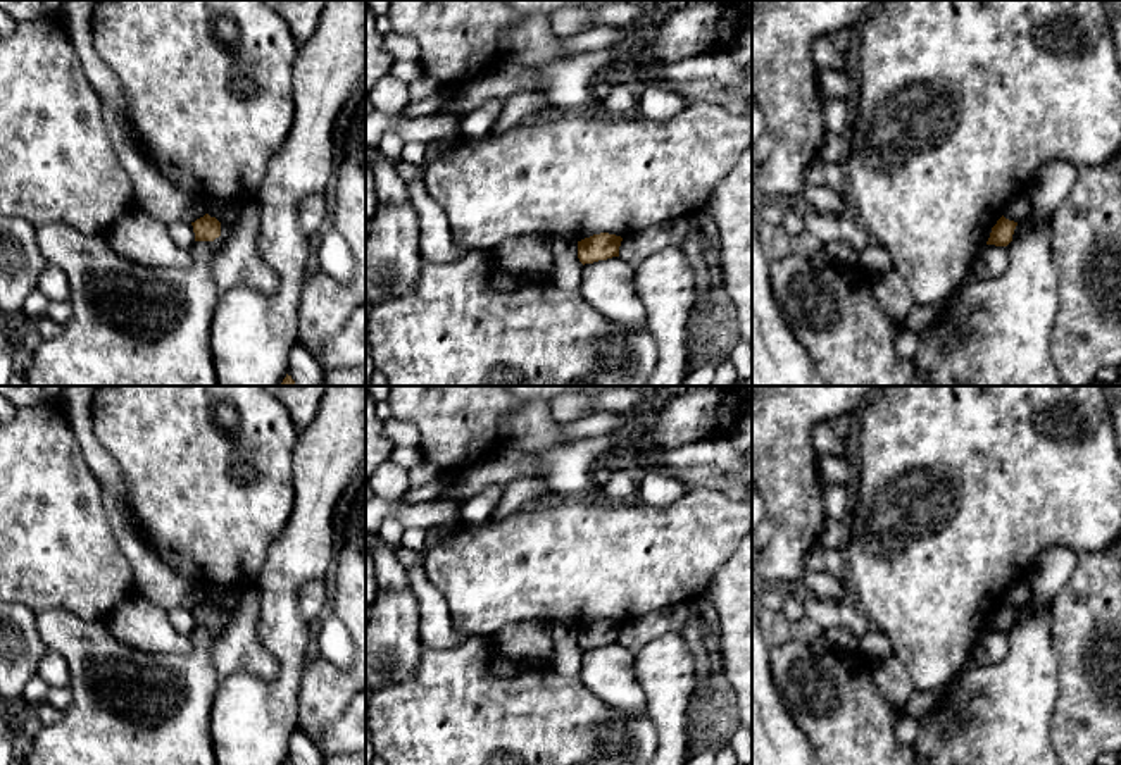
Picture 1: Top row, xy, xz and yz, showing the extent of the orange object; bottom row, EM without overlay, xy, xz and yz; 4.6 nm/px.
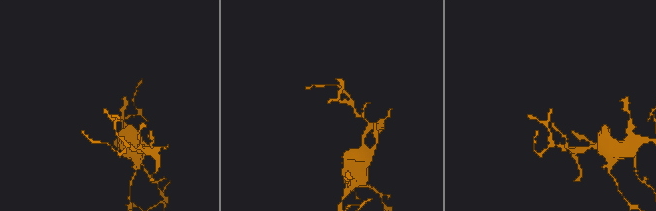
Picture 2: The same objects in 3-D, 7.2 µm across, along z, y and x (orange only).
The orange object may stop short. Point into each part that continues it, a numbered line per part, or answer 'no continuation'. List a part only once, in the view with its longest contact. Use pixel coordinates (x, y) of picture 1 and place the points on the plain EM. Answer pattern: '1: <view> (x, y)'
no continuation

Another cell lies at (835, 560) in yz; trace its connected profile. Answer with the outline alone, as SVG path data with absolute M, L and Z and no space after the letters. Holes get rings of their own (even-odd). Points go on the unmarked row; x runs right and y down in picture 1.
M826 550L826 570L838 579L840 582L847 584L847 563L845 553L838 550Z

